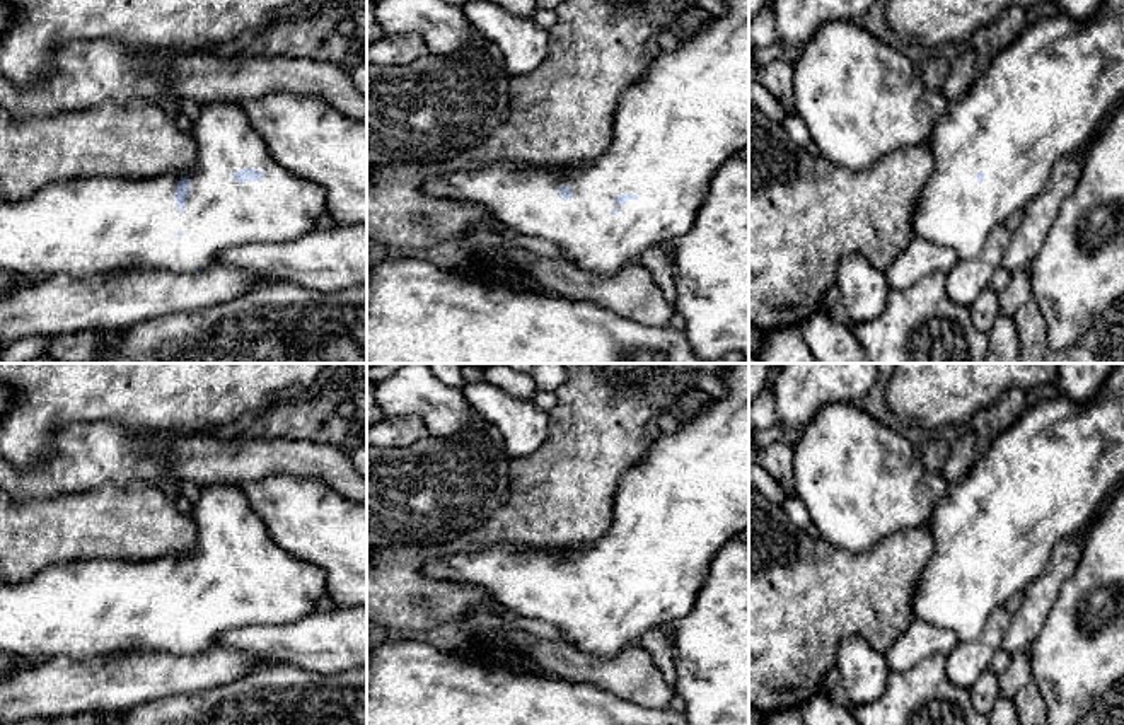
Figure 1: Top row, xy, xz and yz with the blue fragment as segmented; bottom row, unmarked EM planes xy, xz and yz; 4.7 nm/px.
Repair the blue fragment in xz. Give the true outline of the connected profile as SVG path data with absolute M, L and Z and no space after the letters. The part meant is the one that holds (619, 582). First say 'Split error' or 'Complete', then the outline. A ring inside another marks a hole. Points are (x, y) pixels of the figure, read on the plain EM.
Split error. M728 363L718 375L723 396L681 421L679 430L658 432L643 459L617 484L612 525L599 541L566 551L519 548L498 542L474 553L455 553L428 561L428 578L486 589L493 600L513 616L539 619L561 629L563 640L578 650L614 657L638 645L652 629L687 616L696 602L711 558L742 531L749 529L749 363Z

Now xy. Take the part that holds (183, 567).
Split error. M208 484L193 502L191 519L198 548L186 556L148 561L87 560L56 565L22 583L0 582L0 652L34 664L67 657L77 662L123 657L138 652L193 655L208 648L227 629L297 623L316 611L326 594L322 568L281 549L235 484Z

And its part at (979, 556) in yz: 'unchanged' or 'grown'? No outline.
grown

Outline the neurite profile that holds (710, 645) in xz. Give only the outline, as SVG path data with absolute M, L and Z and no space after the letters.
M733 537L711 558L691 612L669 623L665 629L672 638L674 691L686 701L689 725L749 725L749 541Z

